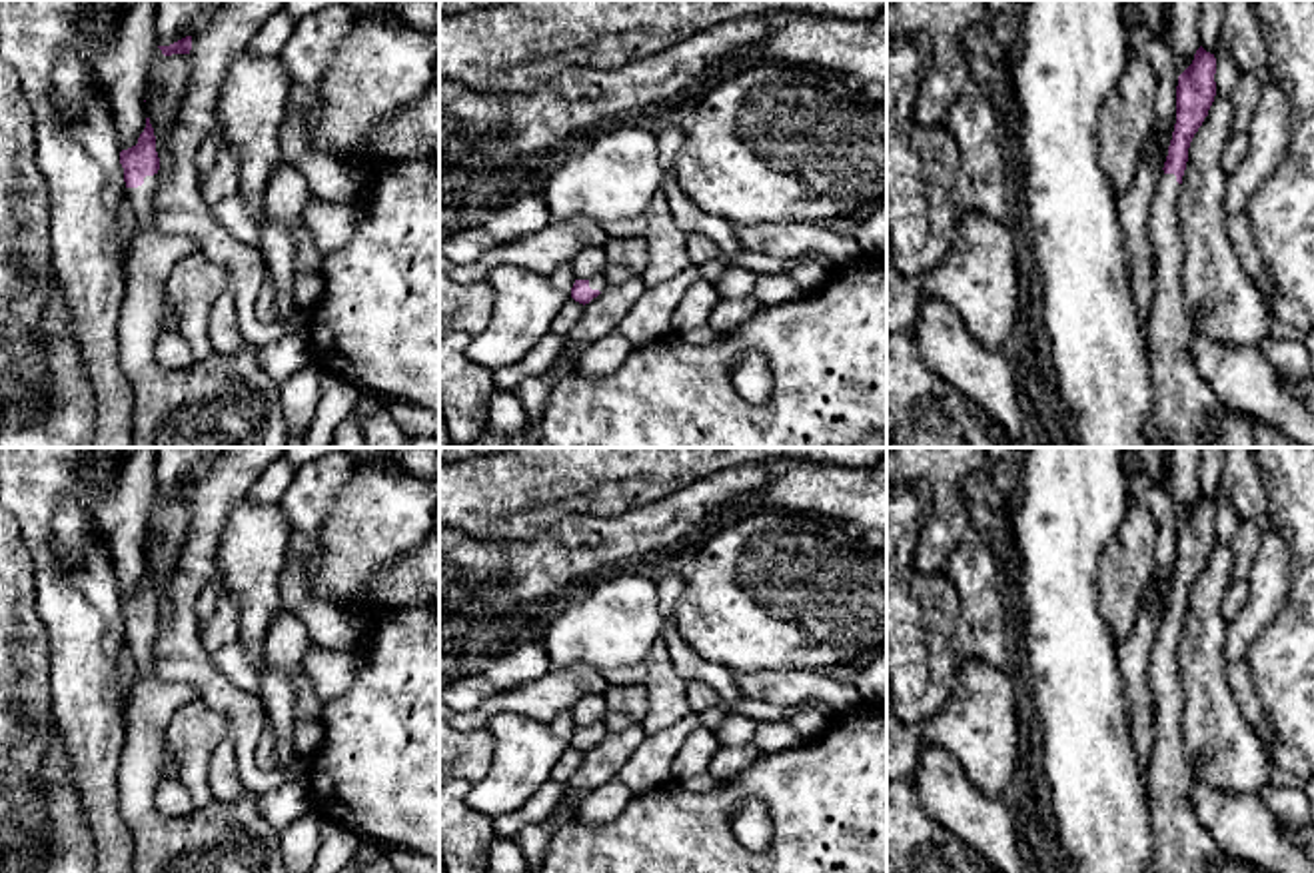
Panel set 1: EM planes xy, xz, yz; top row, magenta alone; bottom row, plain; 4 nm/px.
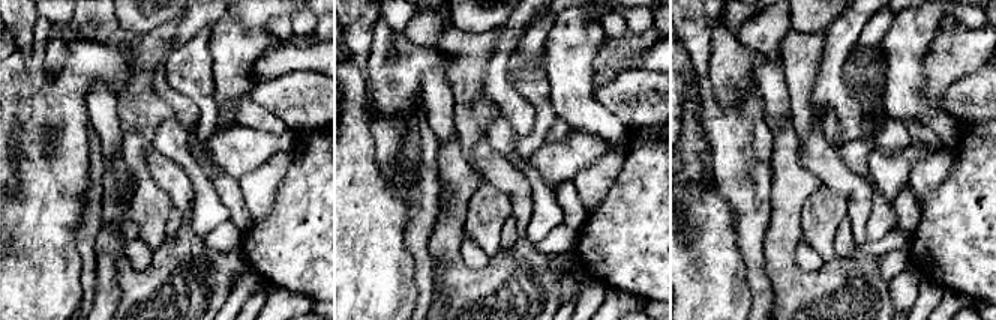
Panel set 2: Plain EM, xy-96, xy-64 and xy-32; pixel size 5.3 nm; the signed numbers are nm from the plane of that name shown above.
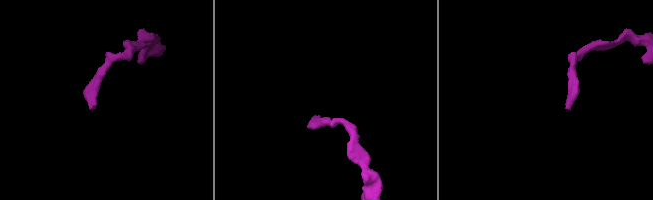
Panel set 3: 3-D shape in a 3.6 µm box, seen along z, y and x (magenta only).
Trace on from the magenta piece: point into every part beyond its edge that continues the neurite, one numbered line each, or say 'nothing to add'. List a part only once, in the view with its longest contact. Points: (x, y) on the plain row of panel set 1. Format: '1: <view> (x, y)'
1: xy (228, 836)

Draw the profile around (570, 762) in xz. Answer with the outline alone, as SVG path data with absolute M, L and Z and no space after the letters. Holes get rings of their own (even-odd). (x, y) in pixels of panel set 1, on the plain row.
M569 745L565 753L561 755L561 759L557 761L557 765L553 767L551 779L561 785L567 785L571 777L575 775L575 771L579 769L583 755L585 755L583 751Z

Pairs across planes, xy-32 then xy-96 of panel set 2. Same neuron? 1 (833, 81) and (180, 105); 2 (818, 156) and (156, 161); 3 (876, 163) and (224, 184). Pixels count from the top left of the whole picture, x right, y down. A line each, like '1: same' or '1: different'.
1: same
2: same
3: different

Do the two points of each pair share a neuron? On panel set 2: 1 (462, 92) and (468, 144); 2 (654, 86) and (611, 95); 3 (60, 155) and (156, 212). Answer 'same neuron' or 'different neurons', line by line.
1: same neuron
2: same neuron
3: different neurons

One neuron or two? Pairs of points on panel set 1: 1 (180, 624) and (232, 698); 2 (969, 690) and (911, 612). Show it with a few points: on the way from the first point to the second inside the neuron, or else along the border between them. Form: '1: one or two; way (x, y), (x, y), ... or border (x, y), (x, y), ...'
1: one; way (180, 644), (184, 654), (212, 682)
2: two; border (961, 660), (953, 692), (935, 716)

